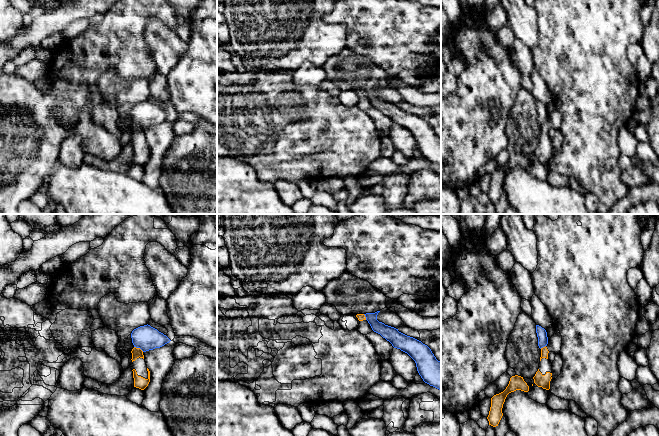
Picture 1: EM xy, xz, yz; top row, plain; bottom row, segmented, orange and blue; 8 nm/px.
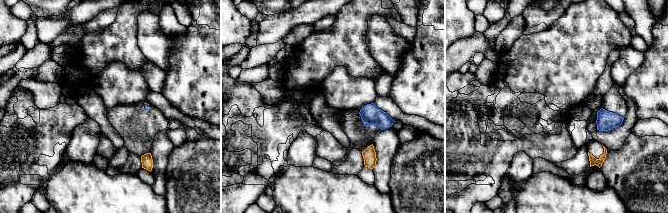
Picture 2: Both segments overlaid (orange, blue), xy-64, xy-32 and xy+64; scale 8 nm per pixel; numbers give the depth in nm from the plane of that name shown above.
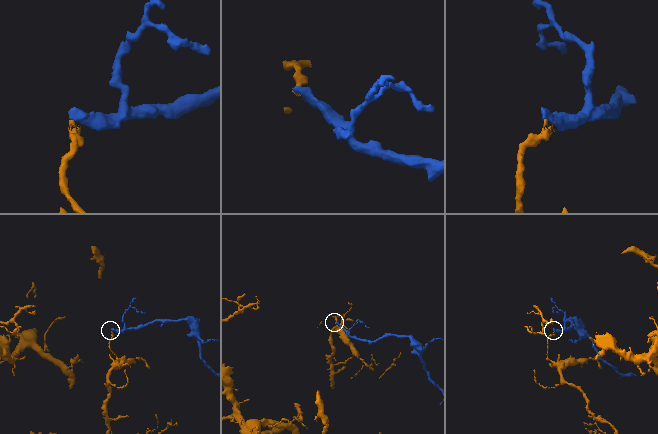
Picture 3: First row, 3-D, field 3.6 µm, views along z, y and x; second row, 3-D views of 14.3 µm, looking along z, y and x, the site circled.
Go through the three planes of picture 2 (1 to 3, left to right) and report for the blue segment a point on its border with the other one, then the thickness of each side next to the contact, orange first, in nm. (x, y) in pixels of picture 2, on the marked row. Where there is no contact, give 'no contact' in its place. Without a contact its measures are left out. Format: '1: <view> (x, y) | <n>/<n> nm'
1: no contact
2: no contact
3: no contact

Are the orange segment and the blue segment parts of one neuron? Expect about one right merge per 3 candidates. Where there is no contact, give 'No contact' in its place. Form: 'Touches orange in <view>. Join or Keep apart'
Touches orange in xy. Keep apart

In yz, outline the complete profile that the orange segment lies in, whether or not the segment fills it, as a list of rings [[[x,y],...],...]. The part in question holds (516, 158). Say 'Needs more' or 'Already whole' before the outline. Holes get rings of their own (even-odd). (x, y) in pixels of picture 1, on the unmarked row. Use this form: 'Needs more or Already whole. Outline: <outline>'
Already whole. Outline: [[[518,151],[512,152],[510,154],[509,160],[503,168],[494,171],[491,174],[491,183],[490,183],[489,191],[487,193],[489,197],[489,201],[493,203],[498,202],[503,192],[502,184],[505,175],[509,169],[514,168],[516,166],[521,166],[524,168],[529,167],[529,162],[524,157],[523,153]]]

